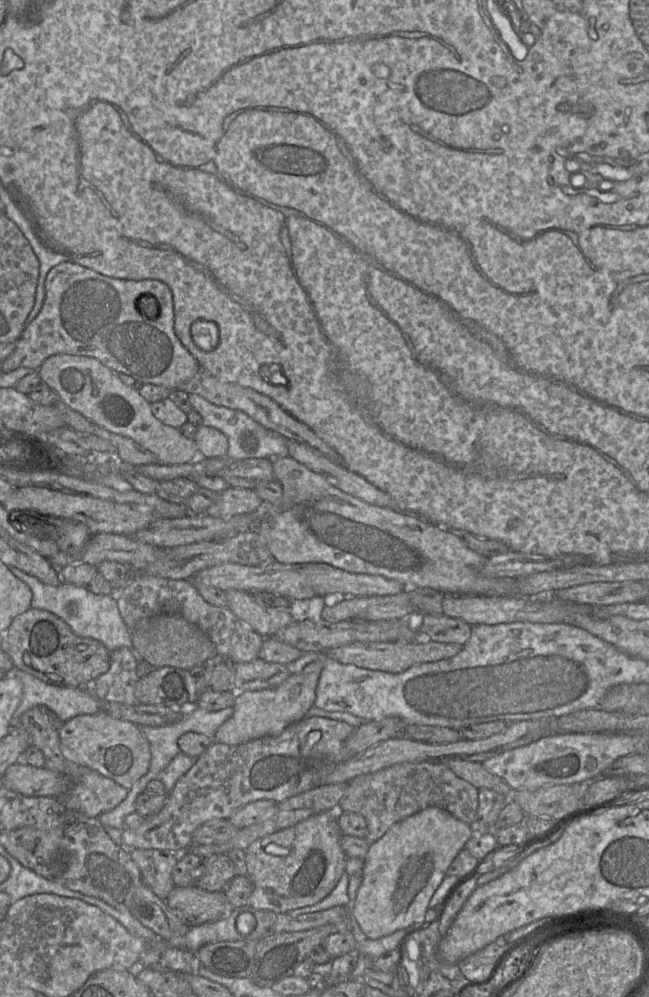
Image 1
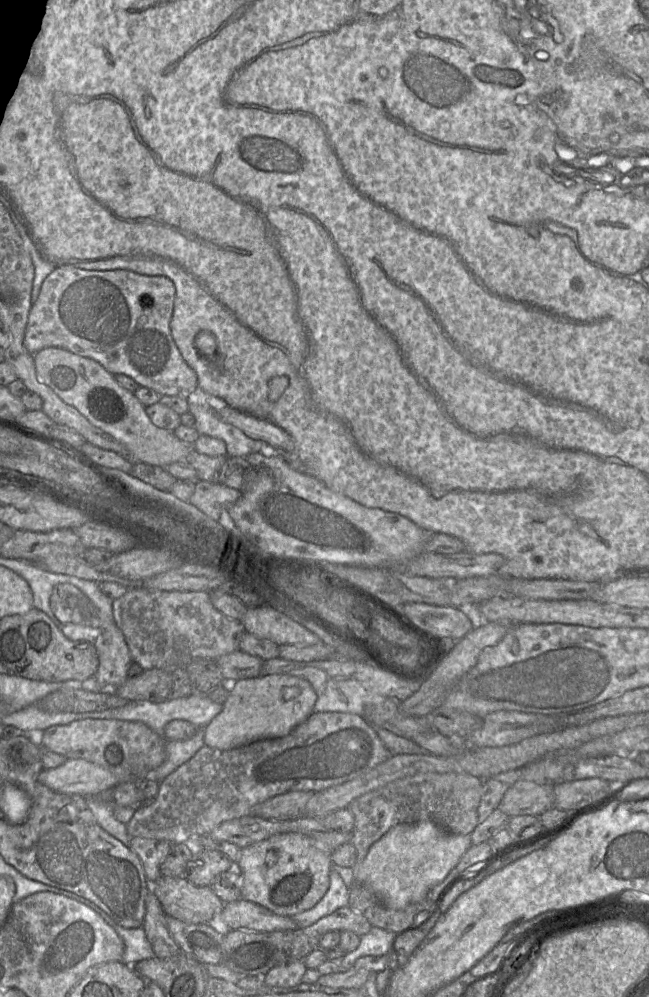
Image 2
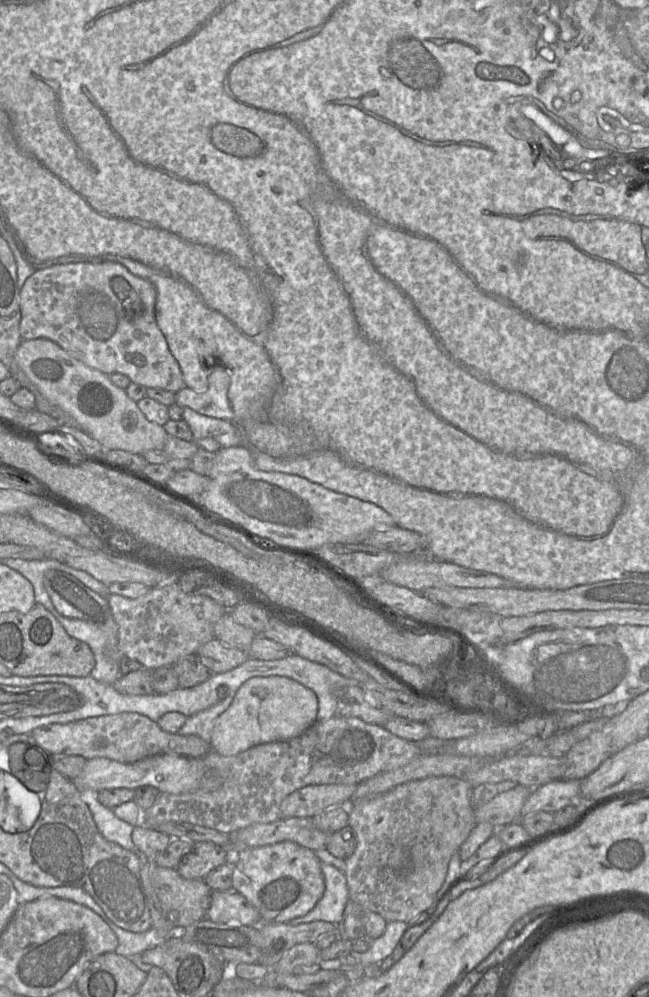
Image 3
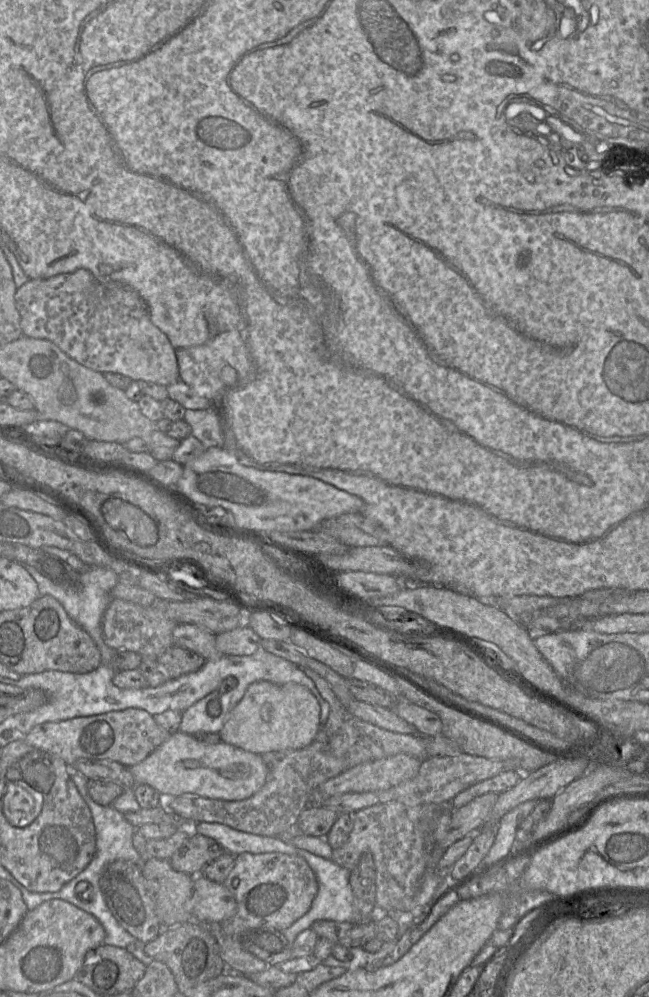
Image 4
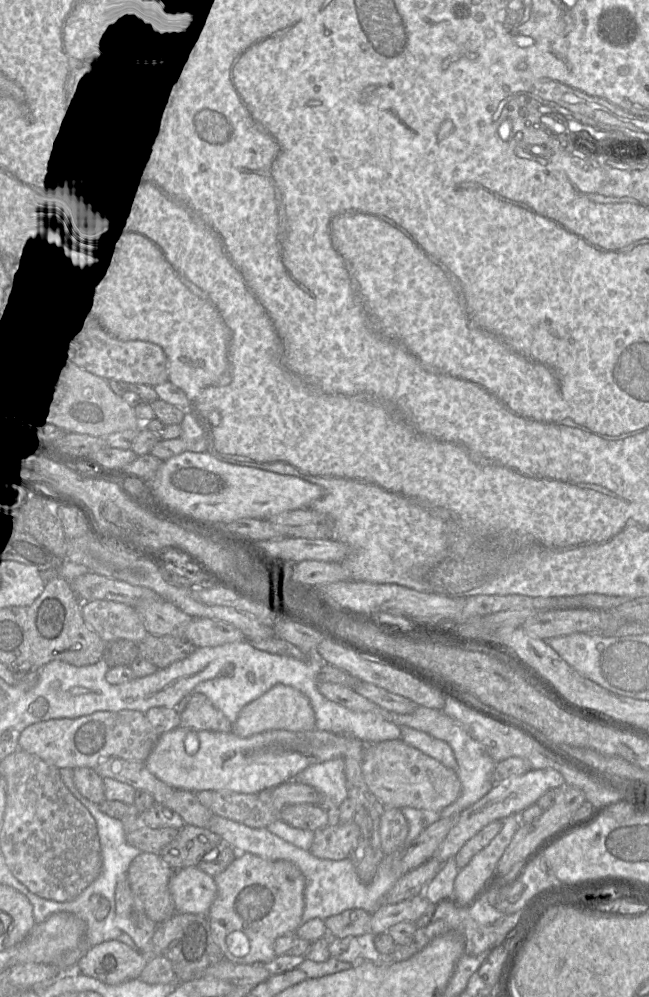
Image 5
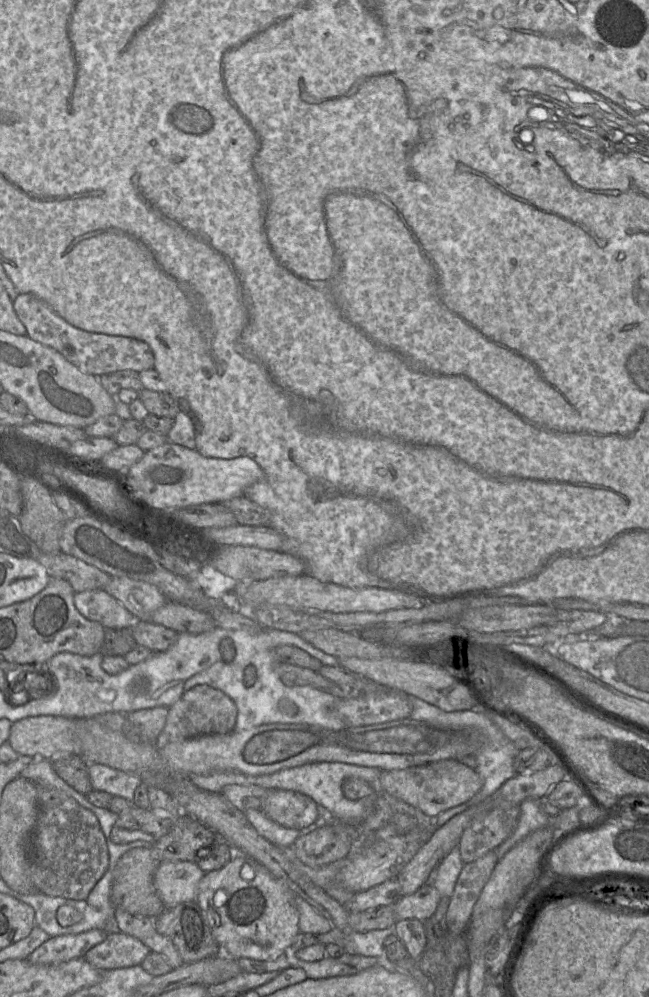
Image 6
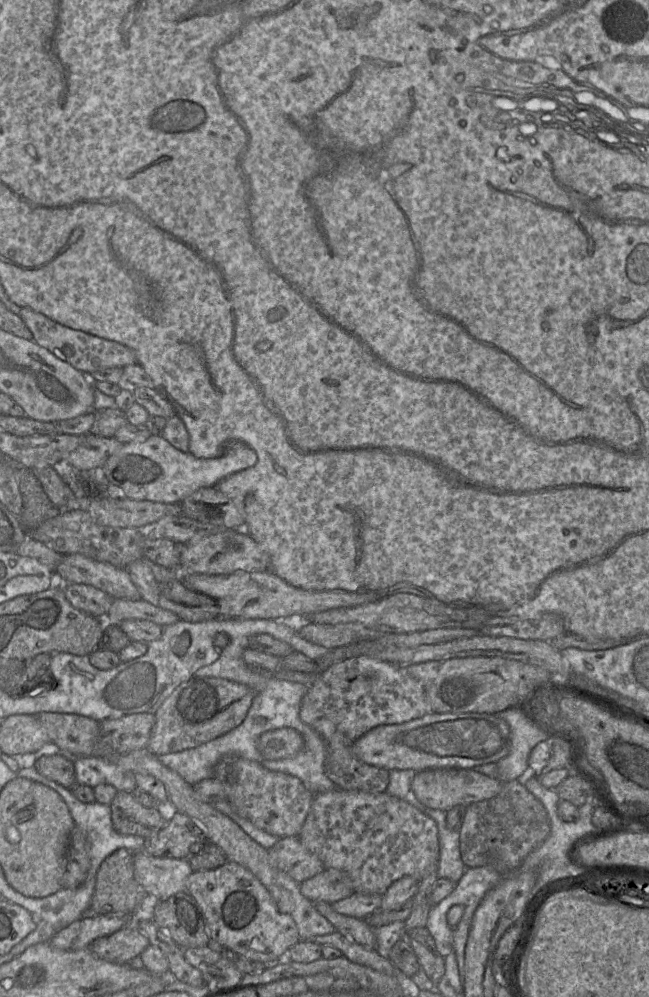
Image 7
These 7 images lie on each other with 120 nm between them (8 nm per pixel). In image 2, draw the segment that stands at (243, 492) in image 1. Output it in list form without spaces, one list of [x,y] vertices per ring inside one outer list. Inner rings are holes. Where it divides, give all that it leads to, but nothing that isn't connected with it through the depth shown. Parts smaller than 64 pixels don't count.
[[[199,480],[189,503],[212,520],[218,521],[223,511],[233,505],[241,492],[231,487],[213,482]]]

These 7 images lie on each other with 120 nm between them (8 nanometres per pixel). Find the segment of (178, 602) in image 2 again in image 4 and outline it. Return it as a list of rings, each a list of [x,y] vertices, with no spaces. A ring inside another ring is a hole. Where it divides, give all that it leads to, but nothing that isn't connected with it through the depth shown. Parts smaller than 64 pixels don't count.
[[[112,599],[102,621],[103,638],[115,651],[131,651],[142,659],[157,659],[167,648],[174,645],[172,633],[177,623],[156,608],[143,607],[122,599]]]

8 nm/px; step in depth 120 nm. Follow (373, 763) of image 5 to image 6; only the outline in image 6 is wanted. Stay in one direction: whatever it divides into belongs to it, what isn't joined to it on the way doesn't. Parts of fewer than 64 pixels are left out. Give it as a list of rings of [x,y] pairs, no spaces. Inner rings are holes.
[[[442,760],[407,769],[382,771],[379,782],[382,791],[431,817],[467,802],[481,790],[484,783],[475,768],[457,760]]]

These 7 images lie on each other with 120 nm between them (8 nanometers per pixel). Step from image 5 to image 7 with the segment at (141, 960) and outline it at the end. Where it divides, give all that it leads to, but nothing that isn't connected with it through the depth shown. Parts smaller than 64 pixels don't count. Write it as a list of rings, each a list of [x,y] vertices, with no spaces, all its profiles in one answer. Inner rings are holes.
[[[129,925],[112,935],[97,938],[91,944],[90,949],[103,960],[115,964],[129,964],[149,945],[151,945],[149,939],[136,927]]]

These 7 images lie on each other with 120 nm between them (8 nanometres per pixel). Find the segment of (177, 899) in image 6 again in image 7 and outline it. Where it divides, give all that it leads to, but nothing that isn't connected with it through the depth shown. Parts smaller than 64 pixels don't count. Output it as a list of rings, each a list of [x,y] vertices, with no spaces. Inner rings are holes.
[[[143,850],[134,854],[134,876],[147,895],[168,898],[185,890],[186,880],[193,872],[187,859],[159,858]]]

